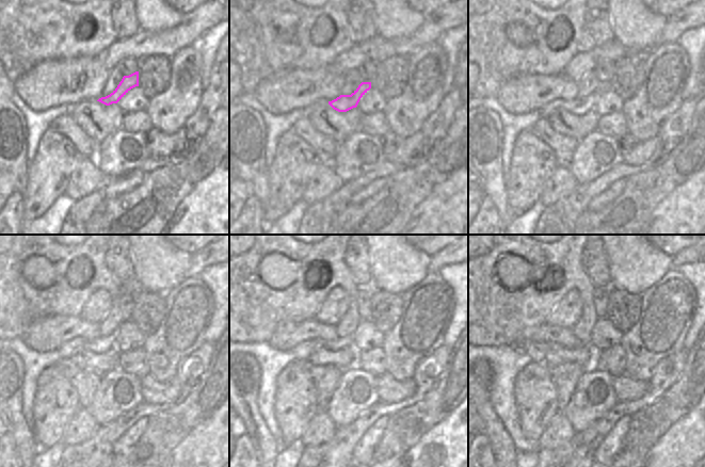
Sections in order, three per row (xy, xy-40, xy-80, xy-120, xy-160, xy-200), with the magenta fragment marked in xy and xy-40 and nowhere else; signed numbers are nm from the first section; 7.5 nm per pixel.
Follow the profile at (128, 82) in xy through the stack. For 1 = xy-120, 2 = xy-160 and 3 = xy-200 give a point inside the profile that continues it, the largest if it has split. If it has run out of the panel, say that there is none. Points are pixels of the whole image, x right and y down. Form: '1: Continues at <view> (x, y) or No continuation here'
1: Continues at xy-120 (103, 343)
2: Continues at xy-160 (302, 352)
3: Continues at xy-200 (537, 351)

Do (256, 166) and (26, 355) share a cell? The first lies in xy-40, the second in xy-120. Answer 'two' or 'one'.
two

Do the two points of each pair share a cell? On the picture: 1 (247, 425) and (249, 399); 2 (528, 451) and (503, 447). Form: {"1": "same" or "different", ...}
{"1": "same", "2": "different"}

